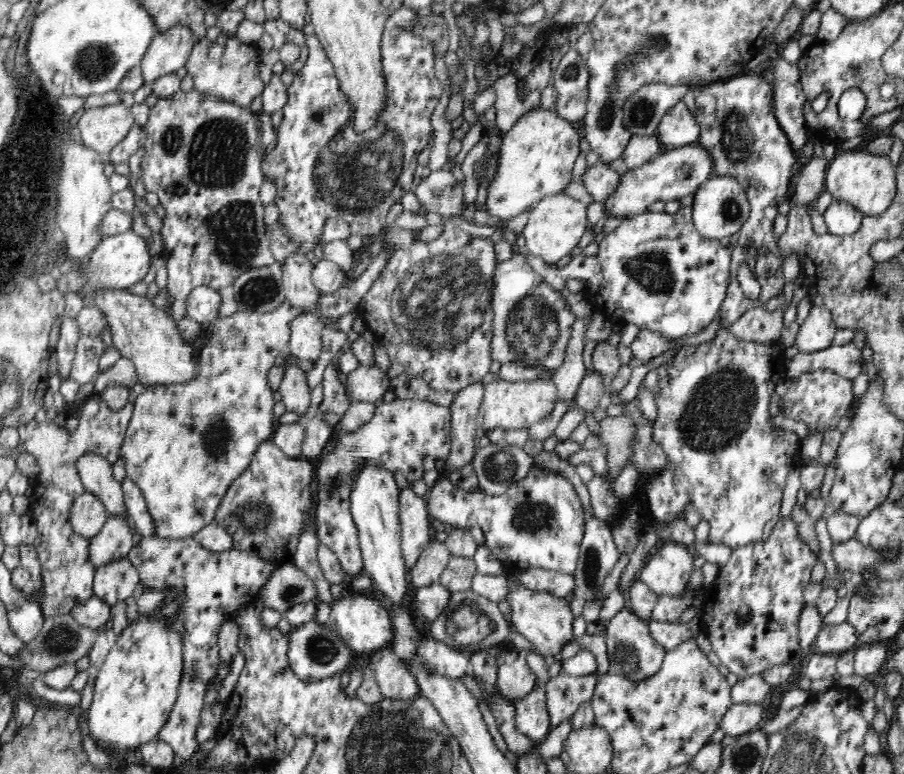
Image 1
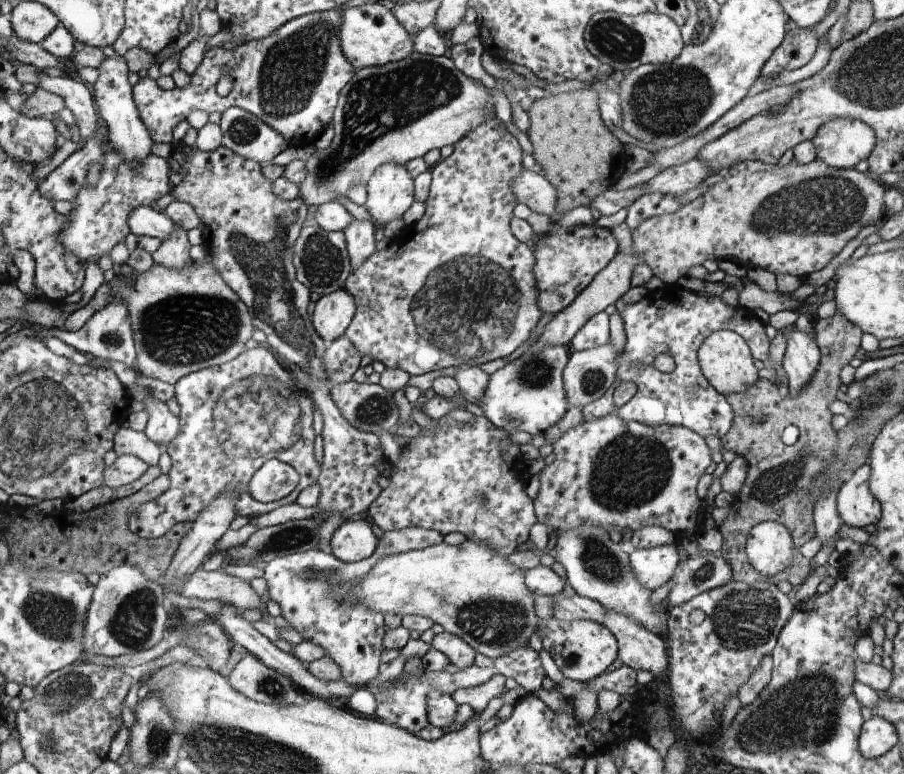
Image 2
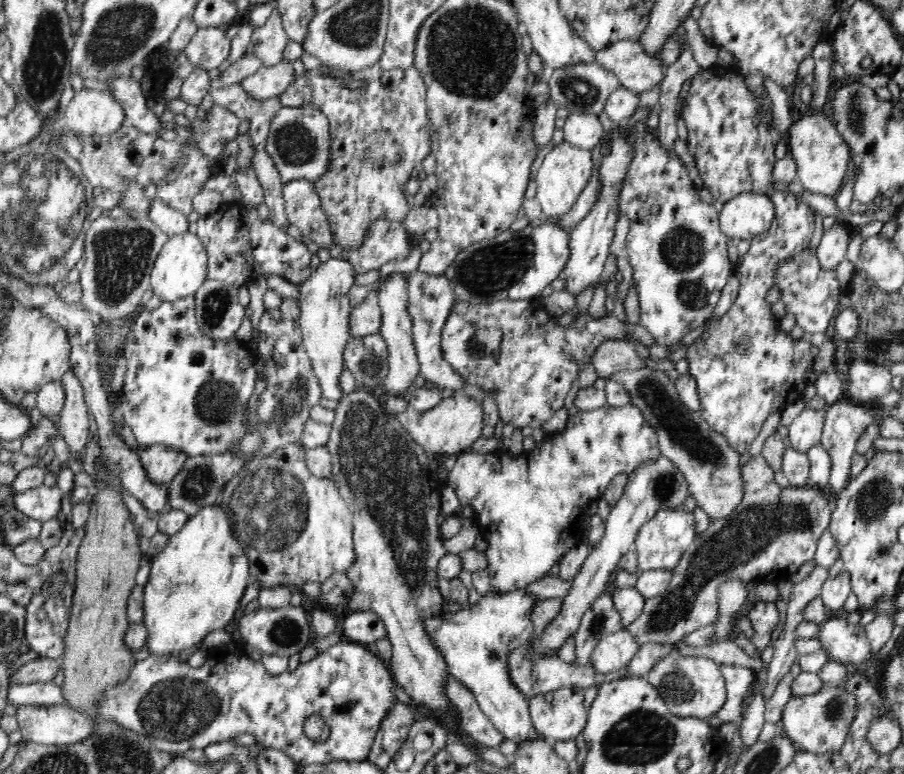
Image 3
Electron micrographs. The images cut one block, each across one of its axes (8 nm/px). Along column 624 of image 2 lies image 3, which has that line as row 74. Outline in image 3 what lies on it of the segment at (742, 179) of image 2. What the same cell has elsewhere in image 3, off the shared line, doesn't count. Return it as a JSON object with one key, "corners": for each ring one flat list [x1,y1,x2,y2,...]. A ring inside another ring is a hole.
{"corners":[[281,59,278,64,263,65,258,72,245,78,242,87,258,100,277,99,294,82,292,62]]}

